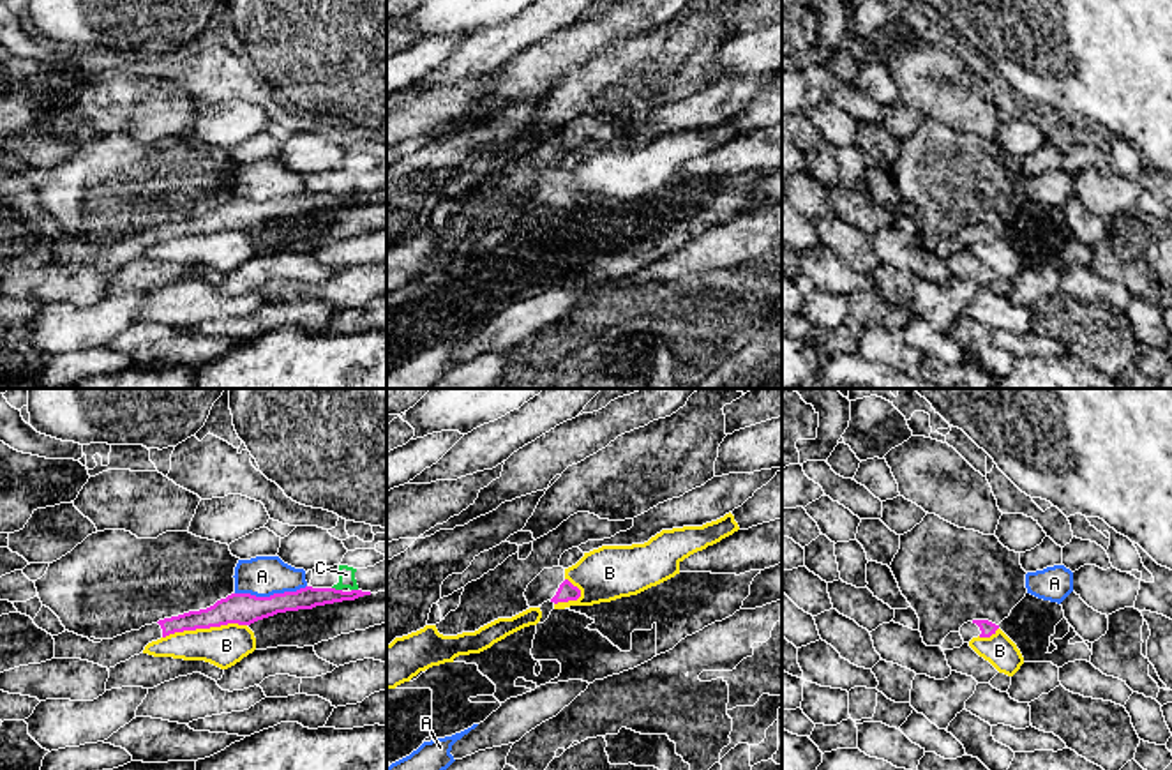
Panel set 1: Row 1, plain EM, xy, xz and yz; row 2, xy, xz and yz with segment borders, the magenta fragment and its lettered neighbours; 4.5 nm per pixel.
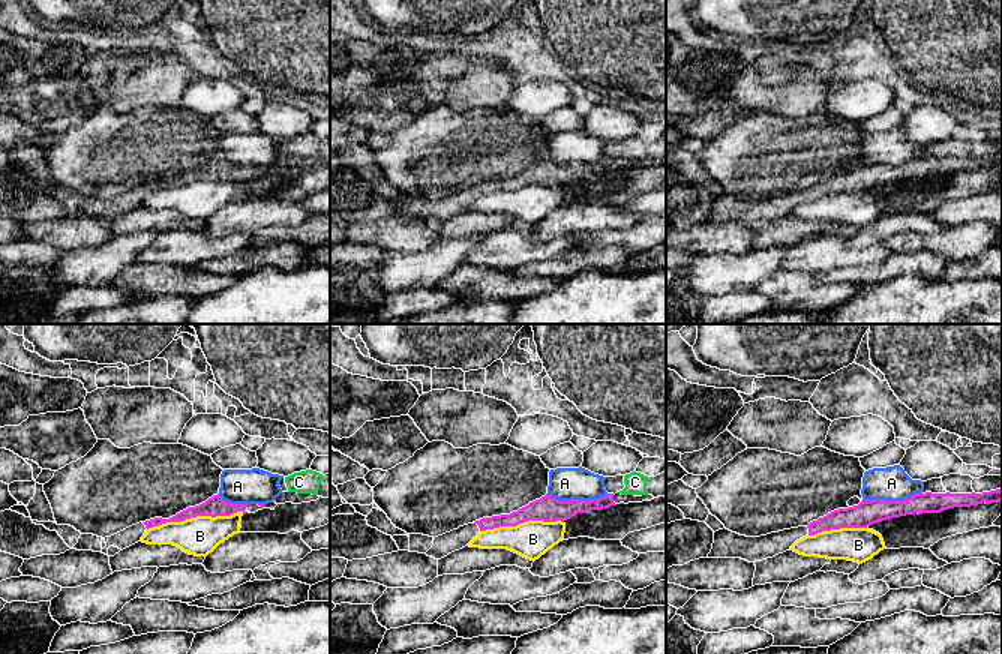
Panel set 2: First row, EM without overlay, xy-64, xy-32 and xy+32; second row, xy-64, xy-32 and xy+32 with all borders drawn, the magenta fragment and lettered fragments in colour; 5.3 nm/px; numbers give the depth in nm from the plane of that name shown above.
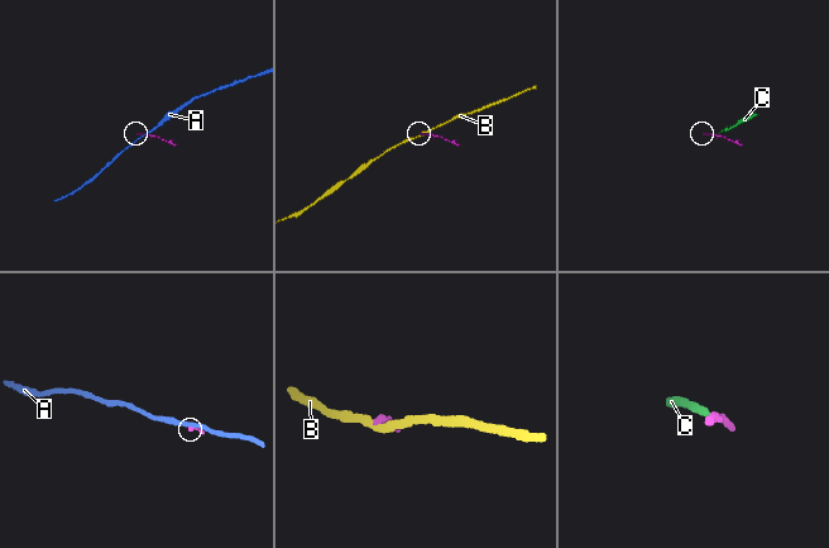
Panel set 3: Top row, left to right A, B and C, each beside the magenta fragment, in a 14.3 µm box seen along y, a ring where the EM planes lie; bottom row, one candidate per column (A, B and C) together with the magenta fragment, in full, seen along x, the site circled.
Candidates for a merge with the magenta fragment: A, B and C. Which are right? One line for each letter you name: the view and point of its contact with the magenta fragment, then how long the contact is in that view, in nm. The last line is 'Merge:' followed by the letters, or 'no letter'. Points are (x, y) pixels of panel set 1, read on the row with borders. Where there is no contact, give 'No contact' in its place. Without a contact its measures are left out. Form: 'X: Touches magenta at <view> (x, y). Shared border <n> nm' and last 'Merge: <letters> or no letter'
Merge: no letter

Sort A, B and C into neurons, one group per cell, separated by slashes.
A / B / C

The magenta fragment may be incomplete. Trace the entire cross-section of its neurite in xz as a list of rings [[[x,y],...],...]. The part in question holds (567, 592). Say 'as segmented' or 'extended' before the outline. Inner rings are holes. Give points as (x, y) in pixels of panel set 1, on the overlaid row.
extended; [[[563,567],[544,569],[526,588],[524,597],[530,608],[551,600],[568,602],[581,597],[581,590],[565,578]]]

